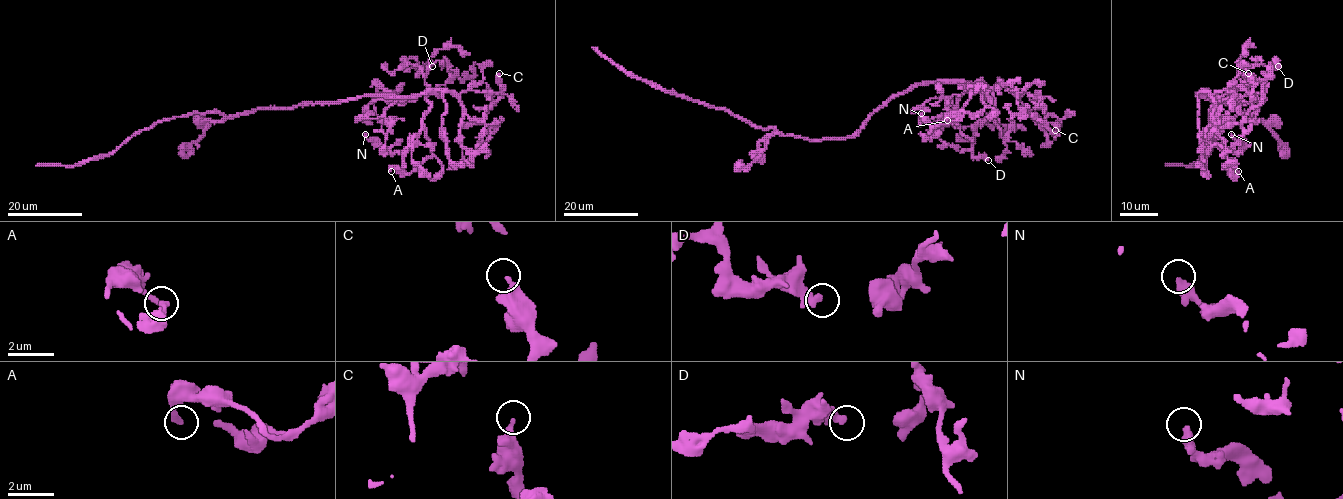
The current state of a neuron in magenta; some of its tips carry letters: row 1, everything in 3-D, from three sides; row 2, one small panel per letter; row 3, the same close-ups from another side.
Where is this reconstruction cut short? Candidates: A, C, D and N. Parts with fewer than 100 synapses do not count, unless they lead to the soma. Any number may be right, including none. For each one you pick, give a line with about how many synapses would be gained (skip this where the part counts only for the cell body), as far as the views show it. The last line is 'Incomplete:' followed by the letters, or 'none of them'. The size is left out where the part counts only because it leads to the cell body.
Incomplete: none of them

